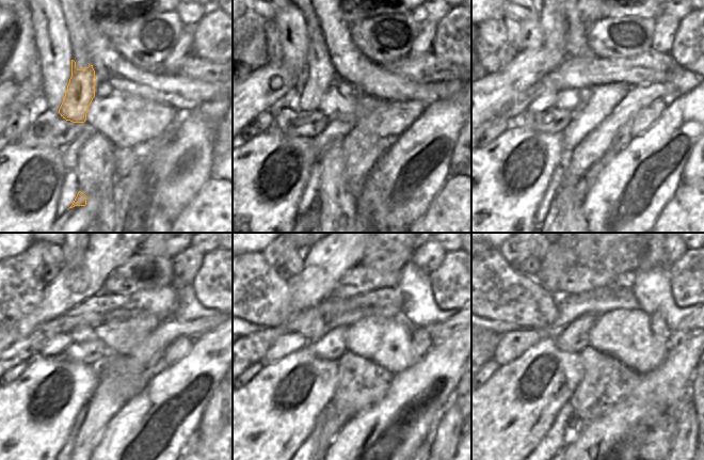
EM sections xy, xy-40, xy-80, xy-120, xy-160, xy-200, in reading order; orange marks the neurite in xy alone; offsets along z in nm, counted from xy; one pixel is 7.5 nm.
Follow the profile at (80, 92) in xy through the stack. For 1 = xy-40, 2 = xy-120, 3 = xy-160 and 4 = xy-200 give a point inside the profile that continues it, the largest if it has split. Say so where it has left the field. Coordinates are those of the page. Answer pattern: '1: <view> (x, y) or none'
1: xy-40 (321, 75)
2: xy-120 (56, 346)
3: xy-160 (285, 345)
4: xy-200 (511, 345)

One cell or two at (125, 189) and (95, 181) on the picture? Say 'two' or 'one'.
two

